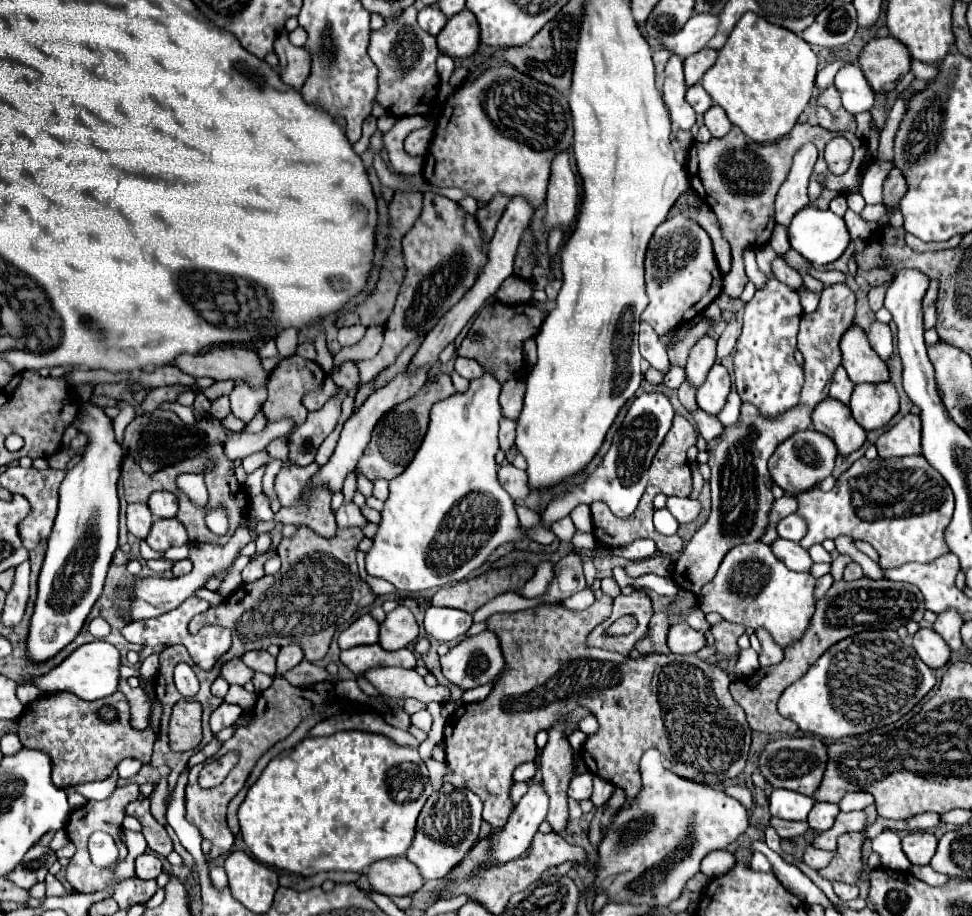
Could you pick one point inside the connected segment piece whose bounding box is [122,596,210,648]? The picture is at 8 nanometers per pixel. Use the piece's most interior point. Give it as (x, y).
(171, 628)

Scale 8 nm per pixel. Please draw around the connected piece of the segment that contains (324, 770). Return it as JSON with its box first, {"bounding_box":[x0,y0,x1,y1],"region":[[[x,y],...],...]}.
{"bounding_box":[238,730,432,876],"region":[[[346,730],[346,732],[336,732],[336,734],[328,736],[328,738],[304,738],[286,756],[272,758],[268,762],[268,766],[262,770],[260,778],[248,790],[244,802],[240,804],[238,820],[240,820],[240,828],[242,828],[242,836],[244,836],[246,846],[250,848],[250,852],[260,862],[264,862],[268,866],[276,866],[280,870],[288,870],[288,872],[302,874],[302,876],[314,876],[318,872],[330,872],[330,870],[362,872],[364,868],[368,868],[376,860],[406,854],[406,850],[408,850],[408,846],[410,846],[410,842],[414,838],[416,818],[418,818],[418,814],[420,814],[420,810],[422,810],[422,806],[424,806],[424,802],[426,802],[426,798],[430,794],[432,794],[432,784],[428,780],[428,768],[426,768],[424,760],[420,758],[420,754],[418,754],[418,750],[414,746],[400,746],[400,744],[392,742],[390,738],[386,738],[382,734]]]}

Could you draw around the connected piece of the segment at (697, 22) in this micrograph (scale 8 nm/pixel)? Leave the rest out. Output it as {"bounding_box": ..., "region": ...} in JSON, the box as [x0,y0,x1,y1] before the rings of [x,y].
{"bounding_box":[660,14,720,58],"region":[[[694,14],[680,32],[672,34],[672,36],[664,36],[660,40],[660,44],[664,44],[668,50],[672,50],[674,54],[678,54],[680,58],[686,58],[690,54],[696,54],[698,50],[702,50],[710,38],[716,34],[718,30],[718,20],[720,16],[702,16],[702,14]]]}

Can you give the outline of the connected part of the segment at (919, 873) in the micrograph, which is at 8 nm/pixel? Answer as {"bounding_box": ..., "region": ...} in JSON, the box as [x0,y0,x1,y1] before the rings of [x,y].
{"bounding_box":[910,866,950,888],"region":[[[912,866],[910,872],[912,872],[918,880],[922,880],[922,882],[926,882],[926,884],[930,884],[930,886],[936,886],[936,888],[944,886],[944,884],[950,880],[950,878],[944,876],[944,874],[934,872],[930,866]]]}

